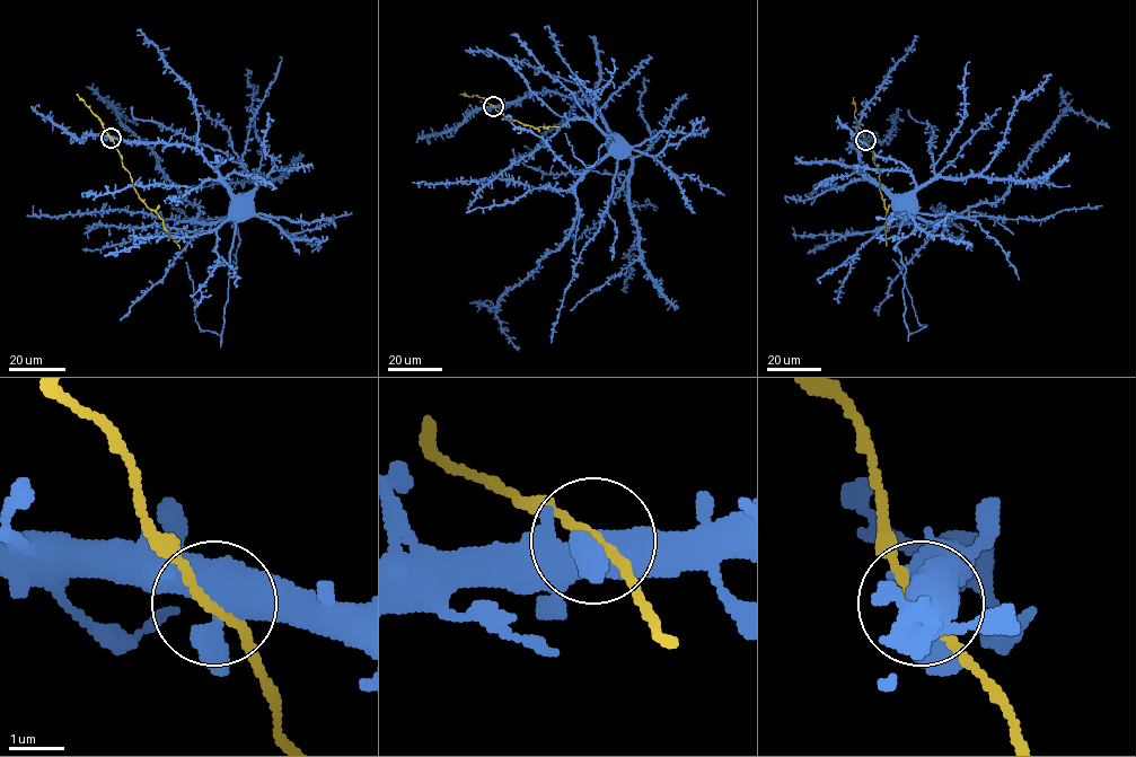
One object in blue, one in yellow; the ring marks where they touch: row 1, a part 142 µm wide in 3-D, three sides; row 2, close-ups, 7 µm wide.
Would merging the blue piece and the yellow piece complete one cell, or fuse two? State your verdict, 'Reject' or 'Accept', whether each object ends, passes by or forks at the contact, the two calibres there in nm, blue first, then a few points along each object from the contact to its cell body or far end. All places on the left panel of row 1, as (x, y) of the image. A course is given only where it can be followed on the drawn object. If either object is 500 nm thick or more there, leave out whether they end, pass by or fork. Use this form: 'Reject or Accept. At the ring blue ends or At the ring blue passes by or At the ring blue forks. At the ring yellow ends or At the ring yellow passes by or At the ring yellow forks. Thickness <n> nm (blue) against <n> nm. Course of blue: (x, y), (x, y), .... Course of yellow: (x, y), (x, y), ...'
Accept. At the ring blue forks. At the ring yellow passes by. Thickness 480 nm (blue) against 150 nm. Course of blue: (111, 138), (193, 147), (225, 182), (231, 214), (200, 222), (199, 208), (114, 107), (137, 125). Course of yellow: (111, 138), (139, 196), (157, 213), (179, 248)

